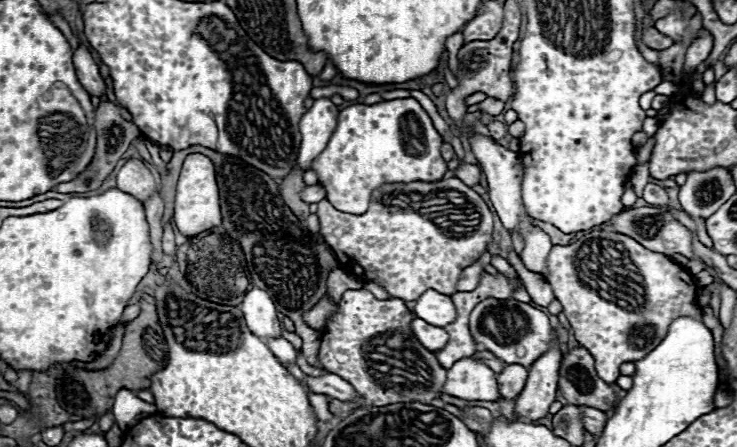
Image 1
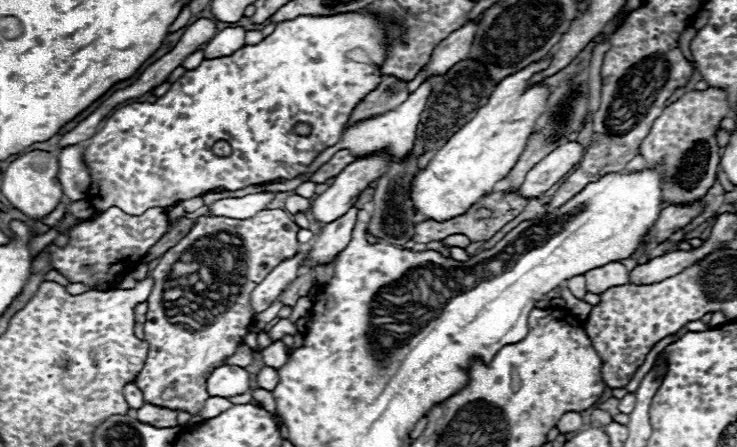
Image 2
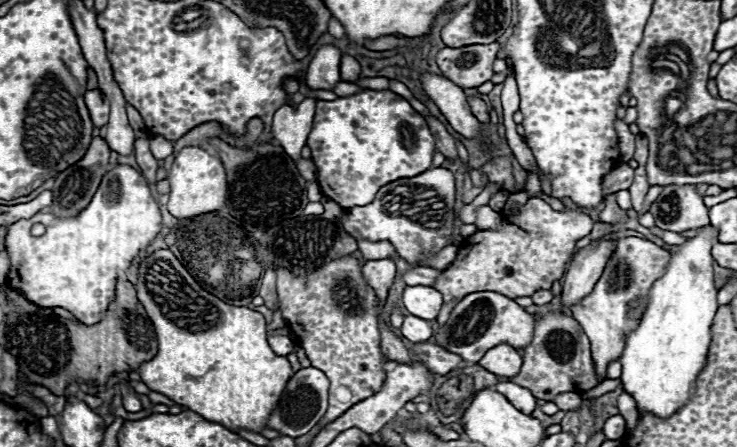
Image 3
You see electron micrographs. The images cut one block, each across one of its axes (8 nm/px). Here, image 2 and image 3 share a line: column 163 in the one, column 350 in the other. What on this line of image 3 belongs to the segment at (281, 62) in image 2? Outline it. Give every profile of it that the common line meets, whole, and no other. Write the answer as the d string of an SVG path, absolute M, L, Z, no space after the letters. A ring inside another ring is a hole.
M366 90L354 96L338 100L318 100L314 126L308 136L308 148L312 150L312 160L318 170L318 184L322 194L342 208L370 204L384 184L400 178L412 178L432 168L434 156L434 136L428 130L426 120L410 106L408 100L390 90Z

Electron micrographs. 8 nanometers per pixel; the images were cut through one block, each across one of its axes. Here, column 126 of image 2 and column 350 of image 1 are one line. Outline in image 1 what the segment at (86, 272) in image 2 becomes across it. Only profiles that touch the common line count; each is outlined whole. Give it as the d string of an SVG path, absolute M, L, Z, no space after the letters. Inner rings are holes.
M442 178L432 184L408 182L408 184L392 184L392 186L394 188L412 188L412 186L420 188L422 186L422 188L432 188L432 192L454 188L462 196L466 196L468 202L474 204L476 212L480 214L480 224L474 230L474 234L468 238L448 238L440 232L436 224L432 224L432 220L424 218L418 210L402 208L400 212L388 212L388 208L374 198L366 214L354 216L354 214L336 210L332 204L328 204L328 200L320 200L316 214L320 218L320 232L326 244L336 252L338 262L344 270L352 272L360 280L378 282L380 286L388 290L390 296L400 298L404 302L416 300L428 288L438 290L442 294L454 294L456 292L454 286L458 282L460 272L466 266L470 266L474 258L480 258L484 248L488 248L490 234L492 234L492 214L488 206L472 188L468 188L458 178Z

